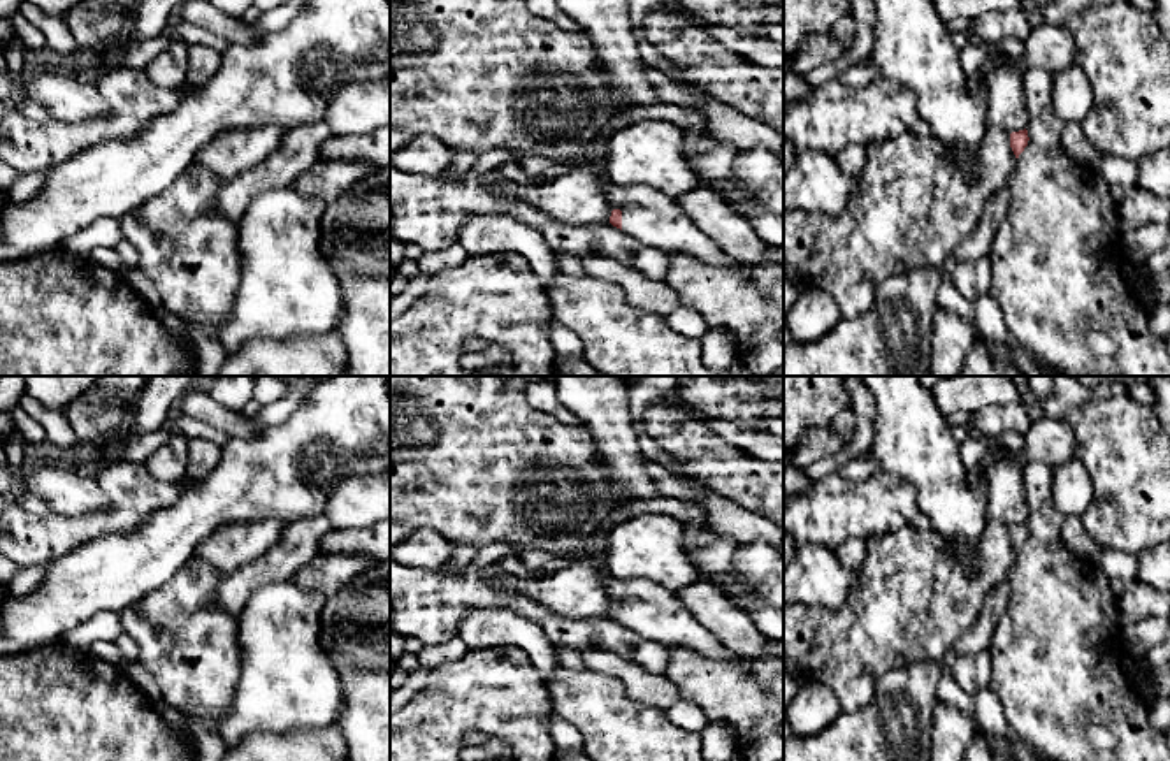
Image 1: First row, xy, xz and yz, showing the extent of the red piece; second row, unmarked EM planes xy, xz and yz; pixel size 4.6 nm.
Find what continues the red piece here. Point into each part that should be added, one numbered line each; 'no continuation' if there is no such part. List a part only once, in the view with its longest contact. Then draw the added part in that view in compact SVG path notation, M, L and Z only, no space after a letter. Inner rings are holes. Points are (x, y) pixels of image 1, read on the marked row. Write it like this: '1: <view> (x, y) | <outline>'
1: xz (476, 74) | M390 0L390 127L429 134L453 153L506 149L515 158L545 156L557 163L594 167L604 179L606 200L622 211L622 230L669 257L683 253L704 265L726 265L729 257L682 211L678 202L650 186L618 186L606 176L608 153L587 162L587 148L608 121L632 107L615 100L585 32L567 32L536 16L525 0Z

